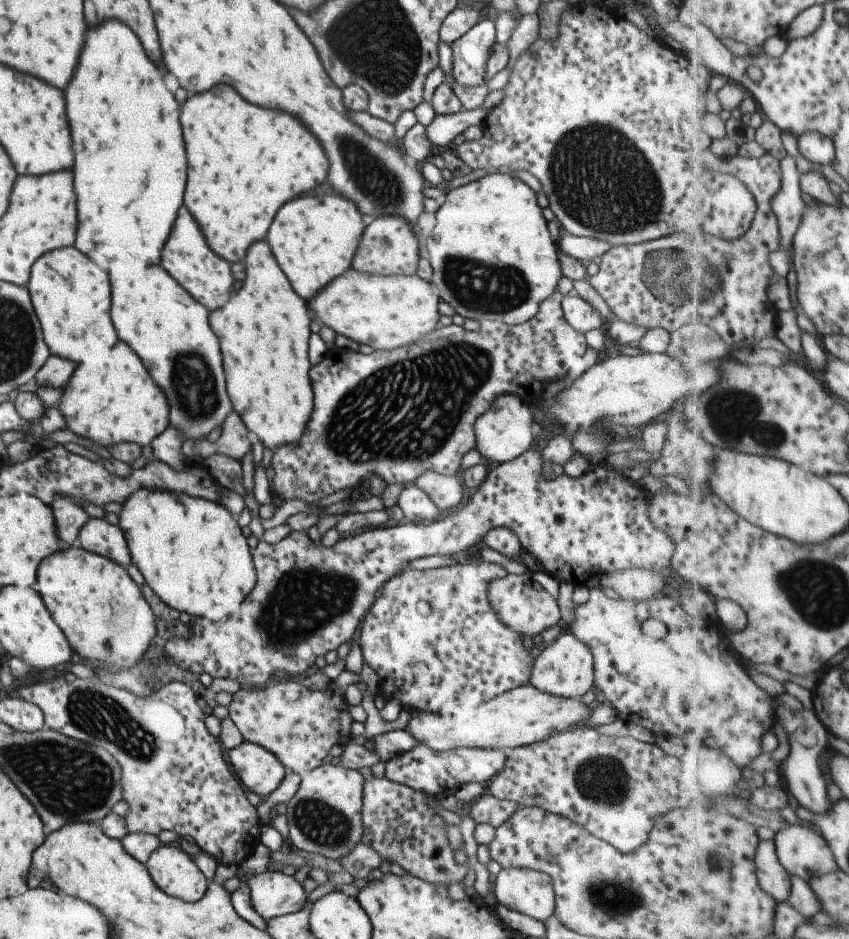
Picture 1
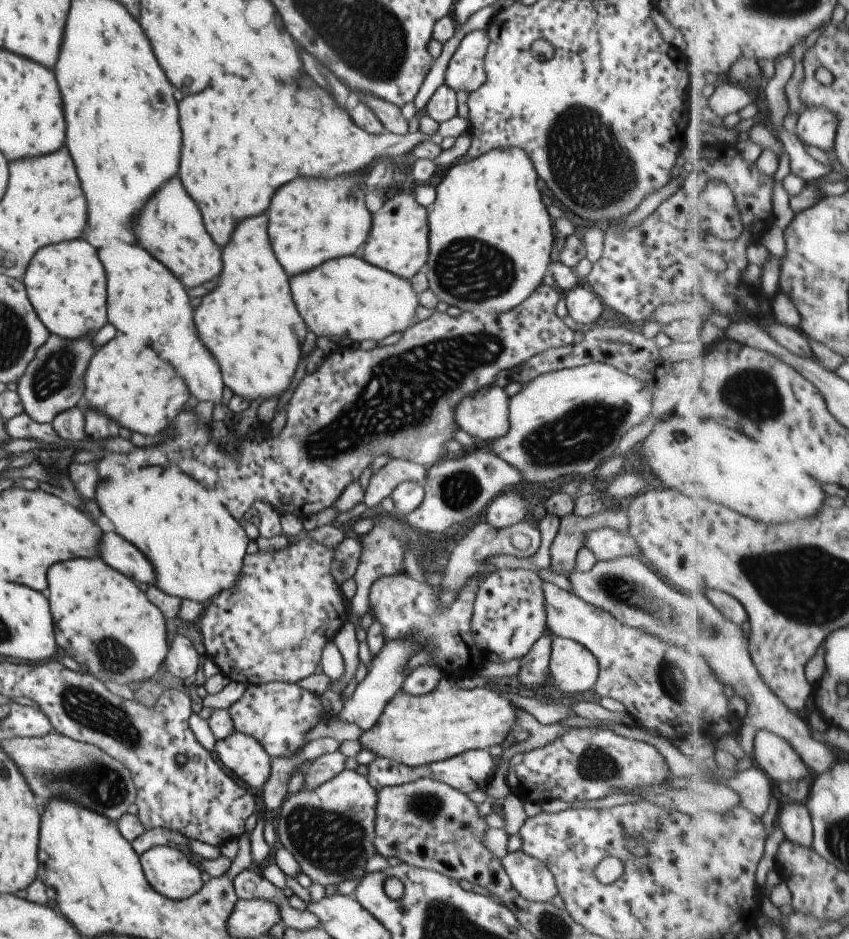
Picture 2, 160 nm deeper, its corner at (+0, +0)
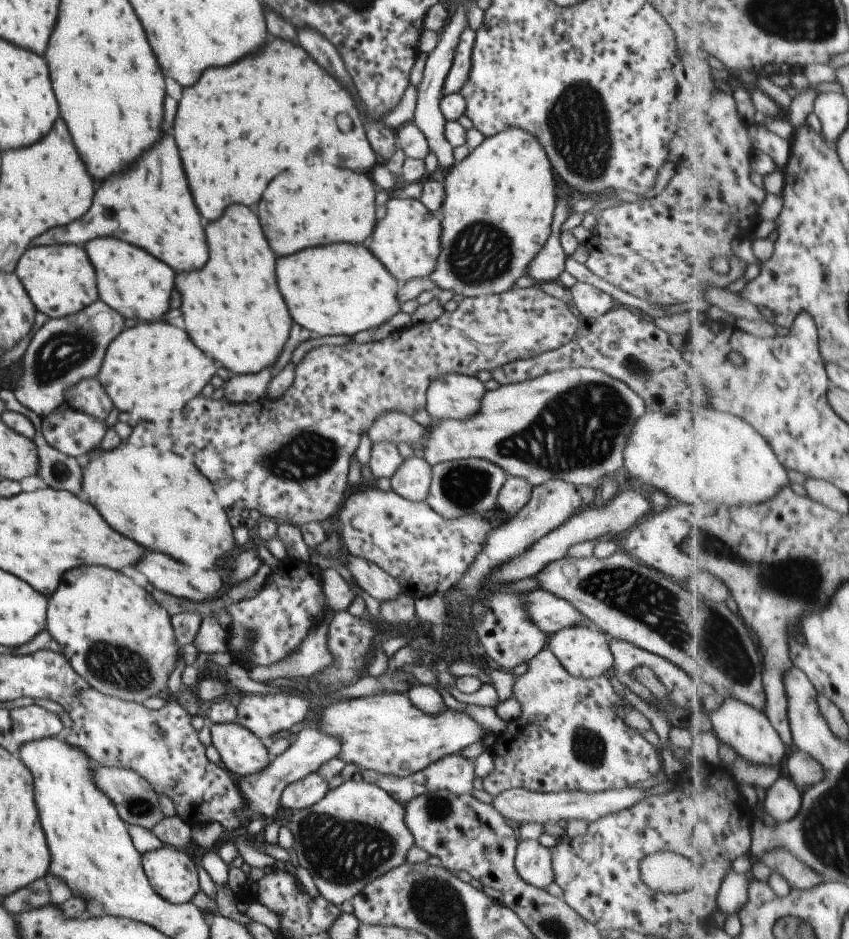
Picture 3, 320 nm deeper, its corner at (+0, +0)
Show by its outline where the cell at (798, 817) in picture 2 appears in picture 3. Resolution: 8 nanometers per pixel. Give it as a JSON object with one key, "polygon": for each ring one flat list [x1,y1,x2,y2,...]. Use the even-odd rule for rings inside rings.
{"polygon":[[779,777,764,796,763,810,775,821,788,821,798,816,801,810,801,790,789,778]]}

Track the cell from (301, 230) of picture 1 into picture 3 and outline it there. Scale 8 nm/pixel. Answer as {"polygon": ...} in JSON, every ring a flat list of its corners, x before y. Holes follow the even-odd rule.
{"polygon":[[307,164,307,166,303,166,303,168,299,170,299,174,287,172,285,176,287,176,287,180,285,180,285,178,277,178,277,180,269,182,269,186,265,188,265,192,261,194,261,198,259,198,259,202,257,202,257,218,259,218,263,236,265,236,267,244,271,246,271,250,275,252,275,256,287,256,289,252,301,250,301,248,305,248,305,246,323,246,335,243,361,244,367,236,370,236,376,225,374,218,376,205,374,196,377,188,372,180,367,177,366,172,359,174,359,172,351,172,351,170,345,170,345,168,337,168,337,166,331,166,331,164]]}

